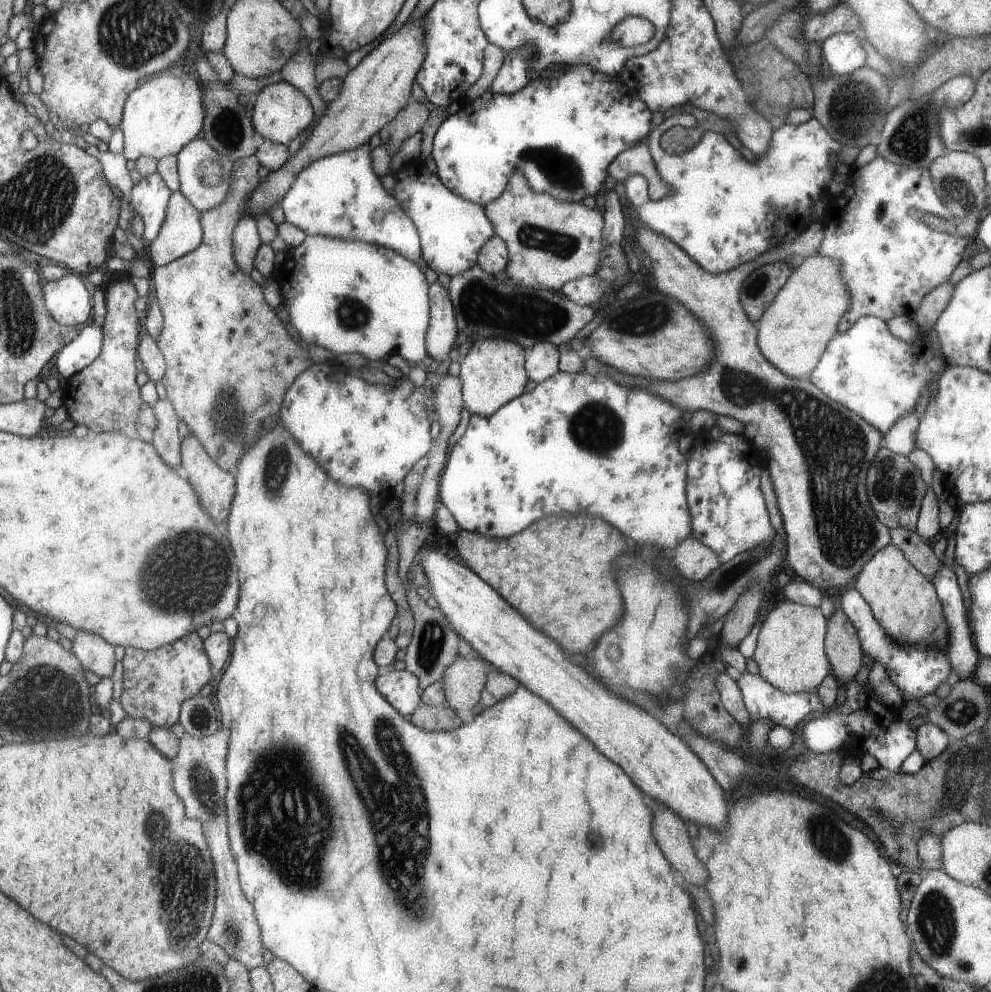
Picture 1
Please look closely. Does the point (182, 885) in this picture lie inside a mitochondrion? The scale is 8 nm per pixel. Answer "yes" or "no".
yes

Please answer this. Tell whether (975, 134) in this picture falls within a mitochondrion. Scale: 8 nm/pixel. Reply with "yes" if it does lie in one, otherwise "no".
yes

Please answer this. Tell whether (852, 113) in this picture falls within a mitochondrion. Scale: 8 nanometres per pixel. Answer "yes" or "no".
yes

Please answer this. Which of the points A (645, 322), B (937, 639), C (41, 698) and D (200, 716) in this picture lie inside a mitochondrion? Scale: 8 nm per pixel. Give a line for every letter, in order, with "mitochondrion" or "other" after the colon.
A: mitochondrion
B: mitochondrion
C: mitochondrion
D: mitochondrion

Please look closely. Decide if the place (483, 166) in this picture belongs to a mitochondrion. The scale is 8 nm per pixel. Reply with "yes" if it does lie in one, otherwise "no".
no

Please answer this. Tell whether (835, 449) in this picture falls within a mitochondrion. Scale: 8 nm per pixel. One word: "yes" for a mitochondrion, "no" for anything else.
yes

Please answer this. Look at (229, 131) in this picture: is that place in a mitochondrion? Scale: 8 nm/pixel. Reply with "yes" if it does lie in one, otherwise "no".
yes

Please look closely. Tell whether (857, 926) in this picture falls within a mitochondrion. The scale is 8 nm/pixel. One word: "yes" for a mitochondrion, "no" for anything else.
no

